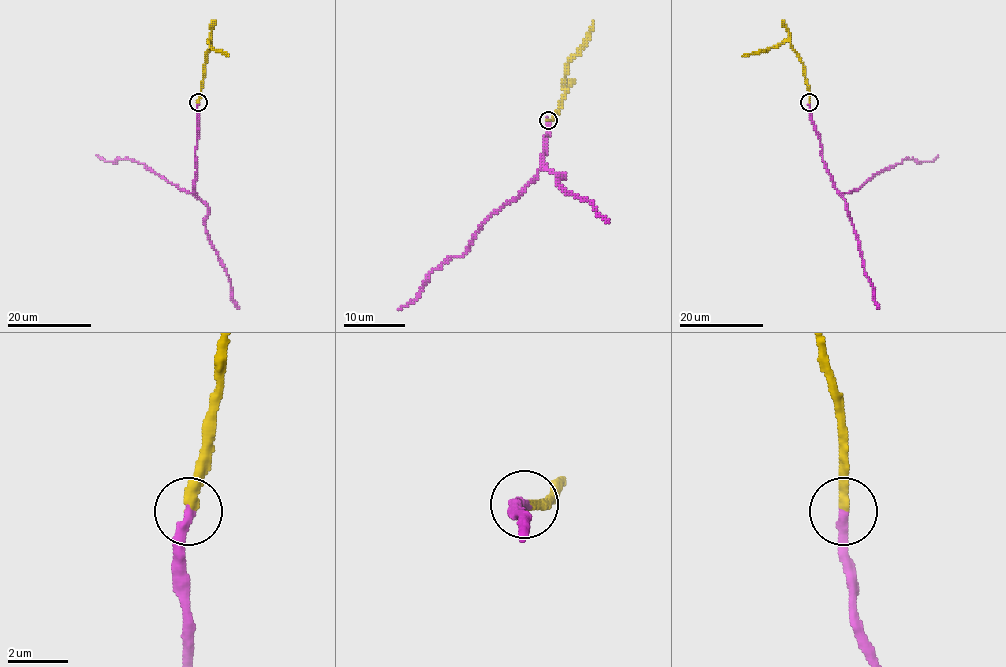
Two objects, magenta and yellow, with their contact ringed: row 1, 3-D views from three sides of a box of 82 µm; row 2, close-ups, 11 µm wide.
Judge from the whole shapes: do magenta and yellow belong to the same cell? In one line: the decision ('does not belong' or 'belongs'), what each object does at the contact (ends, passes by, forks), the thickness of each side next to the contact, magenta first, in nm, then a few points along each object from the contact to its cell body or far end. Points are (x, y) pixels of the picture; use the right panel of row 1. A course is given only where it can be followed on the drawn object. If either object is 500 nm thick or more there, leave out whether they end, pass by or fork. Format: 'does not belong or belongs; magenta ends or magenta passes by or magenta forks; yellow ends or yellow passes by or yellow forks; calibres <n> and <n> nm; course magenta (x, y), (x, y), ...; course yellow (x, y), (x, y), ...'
belongs; magenta ends; yellow ends; calibres 320 and 320 nm; course magenta (809, 103), (821, 160), (832, 184), (841, 193), (857, 190), (873, 175), (902, 160), (932, 162), (937, 154); course yellow (809, 102), (804, 64), (789, 41), (741, 57)

